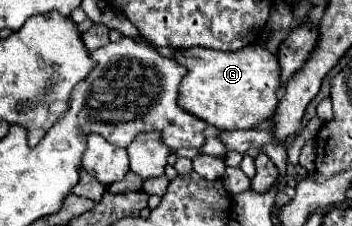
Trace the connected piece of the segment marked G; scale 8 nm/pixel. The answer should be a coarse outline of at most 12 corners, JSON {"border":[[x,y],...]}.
{"border":[[258,43],[178,49],[178,105],[220,131],[278,105],[280,65]]}

